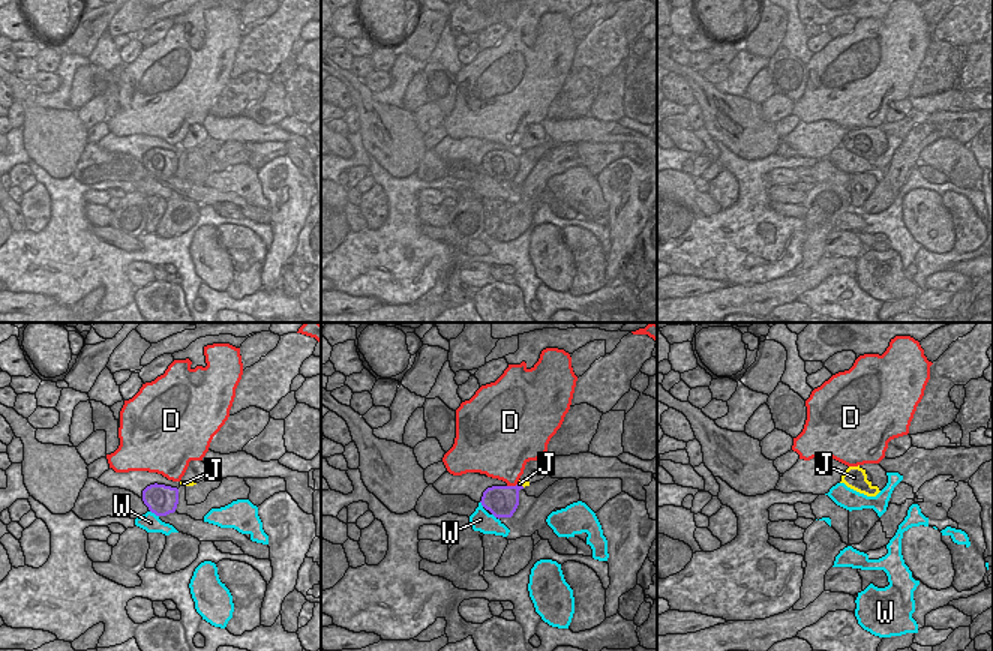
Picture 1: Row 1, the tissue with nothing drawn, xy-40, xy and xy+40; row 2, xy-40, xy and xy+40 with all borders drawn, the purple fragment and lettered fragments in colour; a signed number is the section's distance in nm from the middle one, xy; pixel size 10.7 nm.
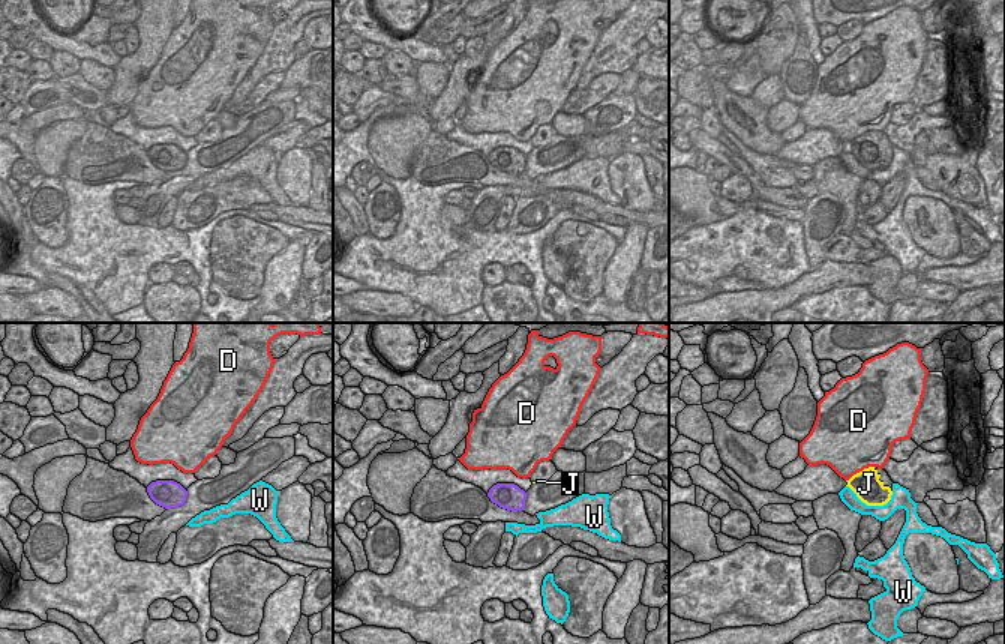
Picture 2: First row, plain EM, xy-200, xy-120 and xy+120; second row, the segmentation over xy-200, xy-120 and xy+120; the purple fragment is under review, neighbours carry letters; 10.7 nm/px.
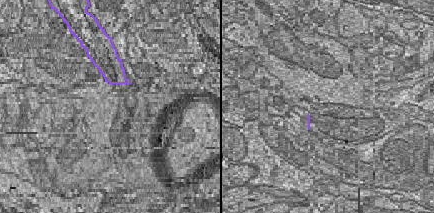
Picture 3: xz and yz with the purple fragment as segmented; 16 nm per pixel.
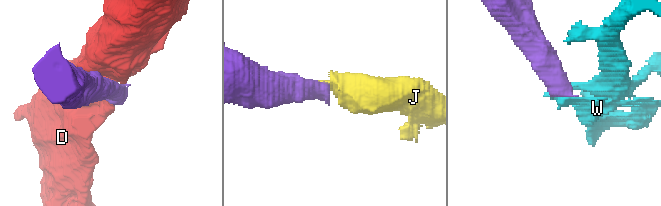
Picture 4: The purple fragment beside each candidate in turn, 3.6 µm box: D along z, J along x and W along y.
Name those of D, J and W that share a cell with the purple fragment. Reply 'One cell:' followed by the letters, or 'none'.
One cell: J

